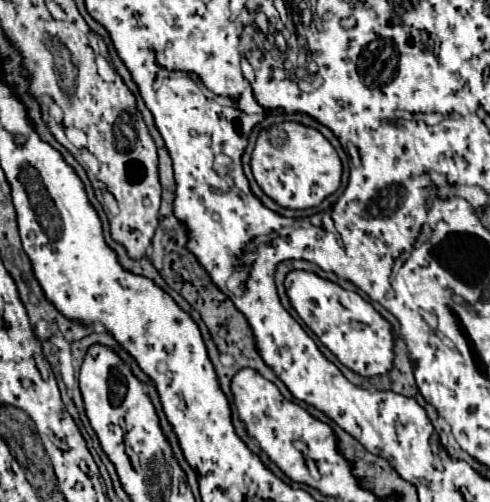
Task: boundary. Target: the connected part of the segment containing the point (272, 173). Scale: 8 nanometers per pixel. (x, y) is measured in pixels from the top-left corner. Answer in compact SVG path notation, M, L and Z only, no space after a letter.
M281 122L259 134L251 156L251 170L261 190L277 204L293 210L313 208L341 184L341 160L327 138L297 122Z

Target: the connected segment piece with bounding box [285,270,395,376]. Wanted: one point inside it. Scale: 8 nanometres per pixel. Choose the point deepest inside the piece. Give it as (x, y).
(349, 326)

